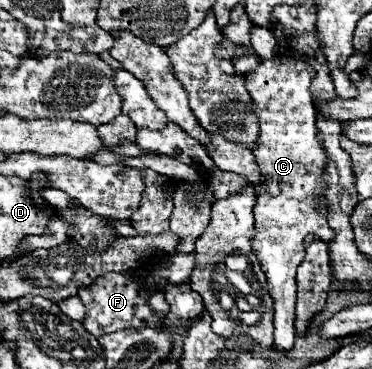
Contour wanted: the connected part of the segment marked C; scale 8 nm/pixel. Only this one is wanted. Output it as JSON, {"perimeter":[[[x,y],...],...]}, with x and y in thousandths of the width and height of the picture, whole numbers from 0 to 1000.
{"perimeter":[[[761,152],[707,163],[685,195],[659,206],[659,228],[696,320],[696,374],[680,417],[696,466],[707,472],[707,504],[680,504],[691,526],[680,569],[691,634],[675,672],[685,678],[685,694],[696,699],[696,715],[718,748],[723,797],[739,824],[739,938],[755,954],[788,943],[798,791],[793,732],[820,699],[815,656],[831,634],[847,634],[874,656],[890,656],[895,645],[895,623],[879,602],[884,542],[874,531],[879,412],[858,374],[852,293],[831,249],[841,206],[847,184],[836,184],[831,168]]]}

